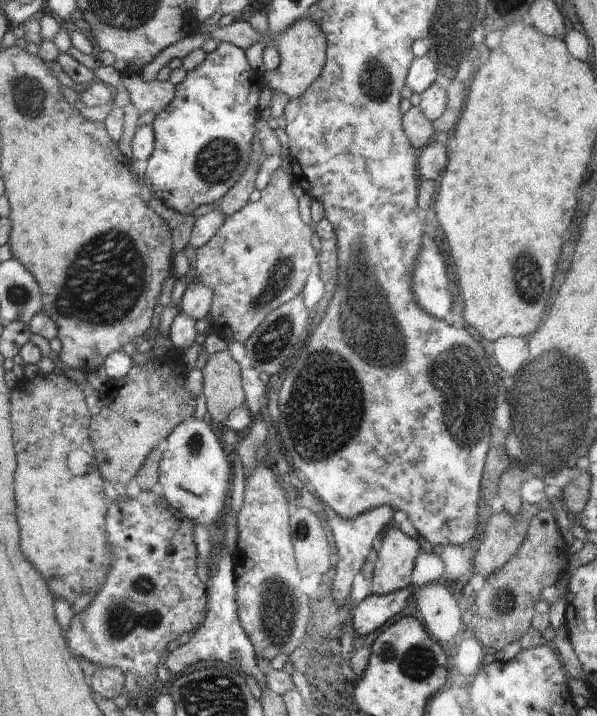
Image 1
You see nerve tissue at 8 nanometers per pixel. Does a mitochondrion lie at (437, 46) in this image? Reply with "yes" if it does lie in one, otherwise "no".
yes

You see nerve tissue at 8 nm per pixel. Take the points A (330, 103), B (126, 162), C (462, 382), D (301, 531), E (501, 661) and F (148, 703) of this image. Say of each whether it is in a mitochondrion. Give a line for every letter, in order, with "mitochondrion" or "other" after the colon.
A: other
B: other
C: mitochondrion
D: mitochondrion
E: other
F: other

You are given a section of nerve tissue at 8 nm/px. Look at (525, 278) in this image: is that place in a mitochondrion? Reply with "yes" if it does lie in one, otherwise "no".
yes

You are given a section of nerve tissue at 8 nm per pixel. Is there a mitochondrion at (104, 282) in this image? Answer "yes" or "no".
yes

